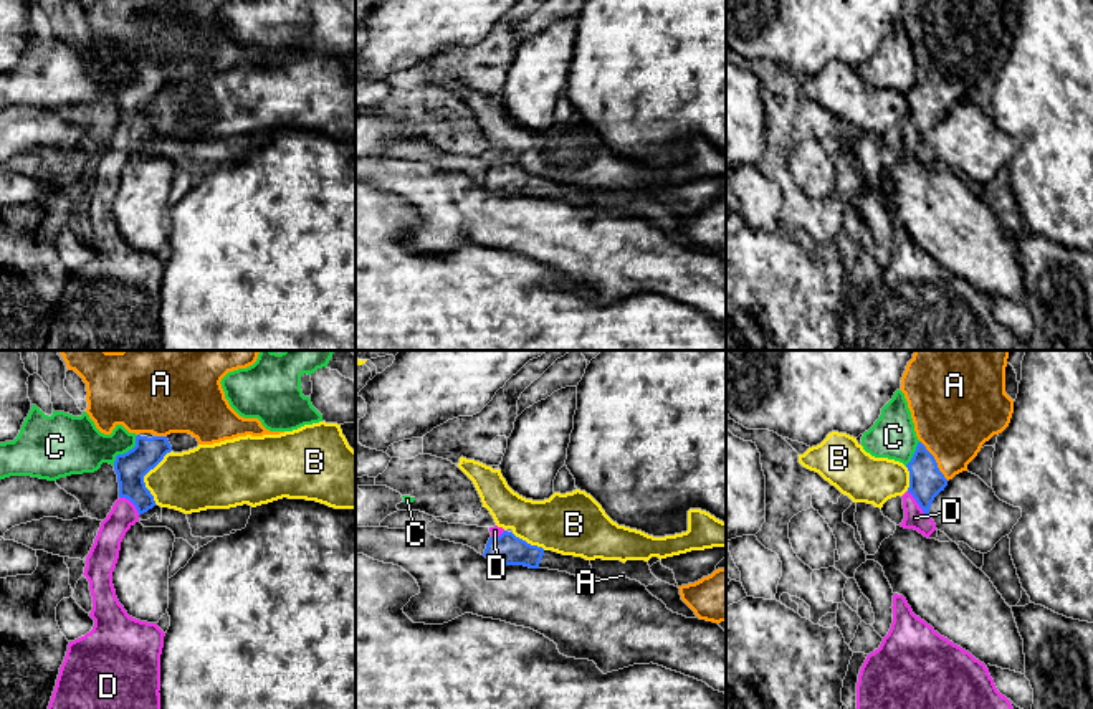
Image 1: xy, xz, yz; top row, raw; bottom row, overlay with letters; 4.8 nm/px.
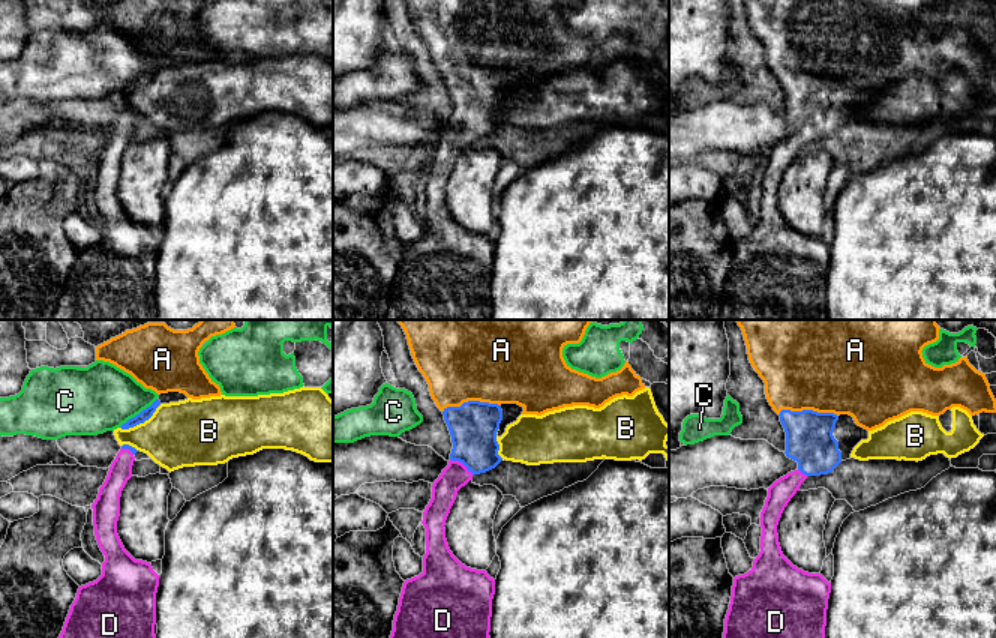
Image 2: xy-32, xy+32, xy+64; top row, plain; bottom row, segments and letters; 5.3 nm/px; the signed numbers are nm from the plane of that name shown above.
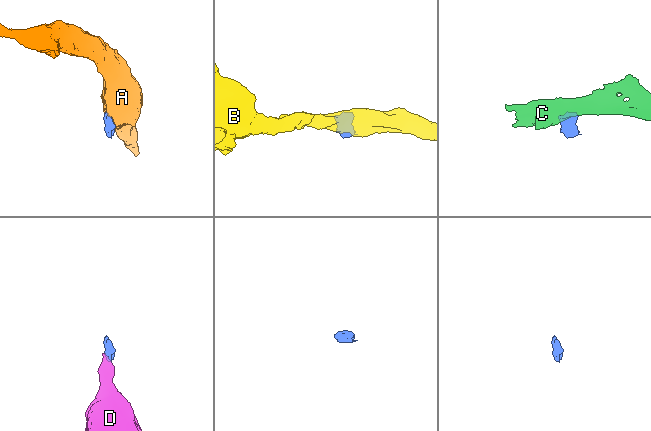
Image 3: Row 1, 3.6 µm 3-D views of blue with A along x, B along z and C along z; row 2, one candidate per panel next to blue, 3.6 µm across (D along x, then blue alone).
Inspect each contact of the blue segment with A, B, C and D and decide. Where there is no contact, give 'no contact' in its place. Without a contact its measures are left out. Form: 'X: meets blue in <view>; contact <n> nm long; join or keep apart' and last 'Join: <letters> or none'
A: meets blue in yz; contact 240 nm long; join
B: meets blue in xy; contact 280 nm long; keep apart
C: meets blue in xy; contact 200 nm long; keep apart
D: meets blue in yz; contact 170 nm long; join
Join: A, D

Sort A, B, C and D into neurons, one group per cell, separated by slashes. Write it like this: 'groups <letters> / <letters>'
groups A D / B / C

